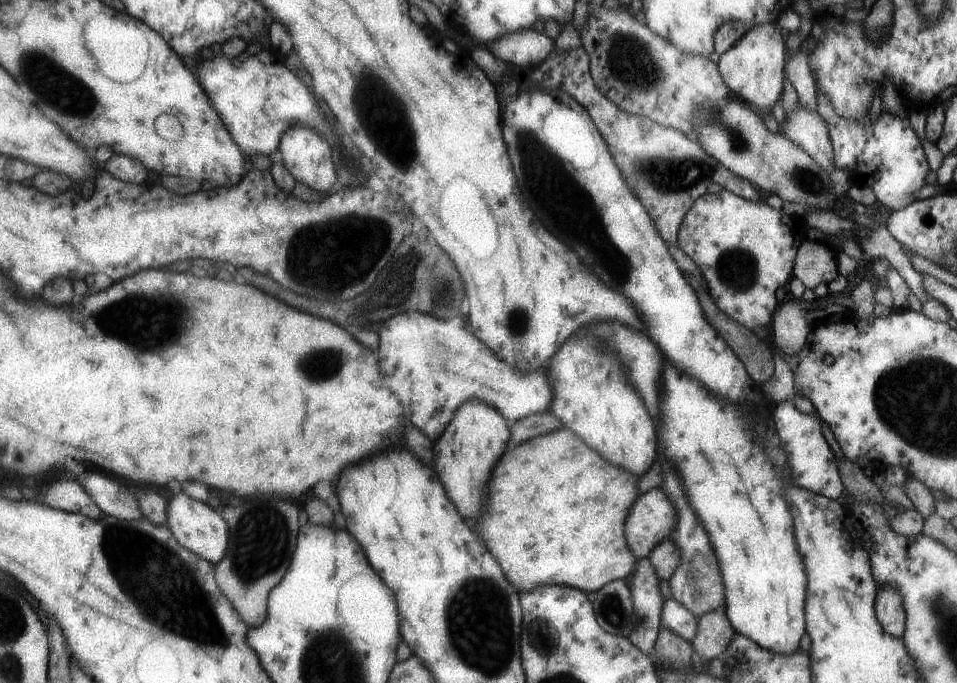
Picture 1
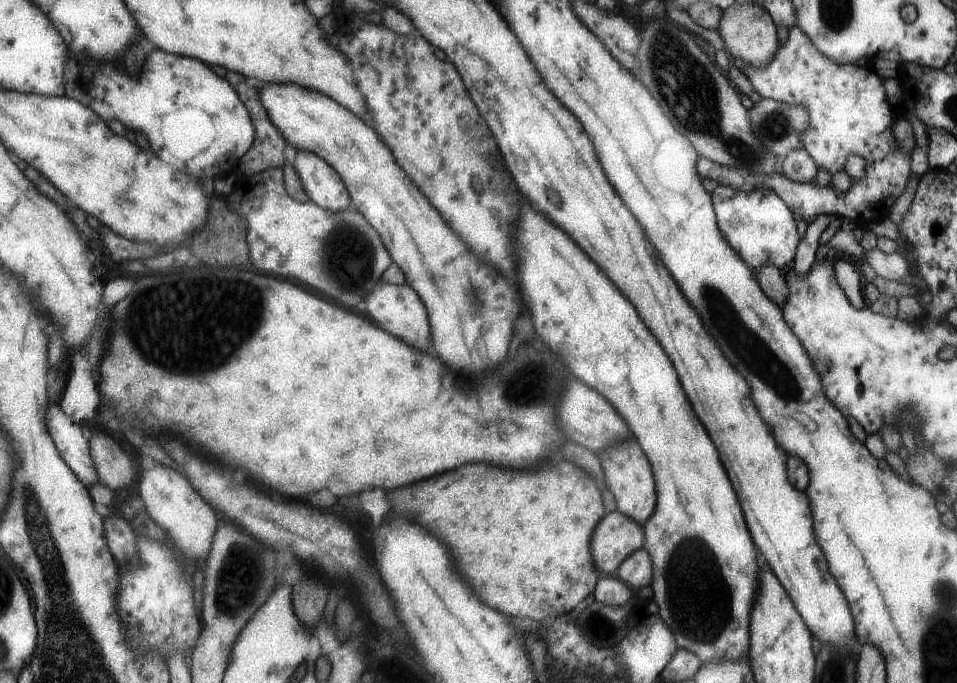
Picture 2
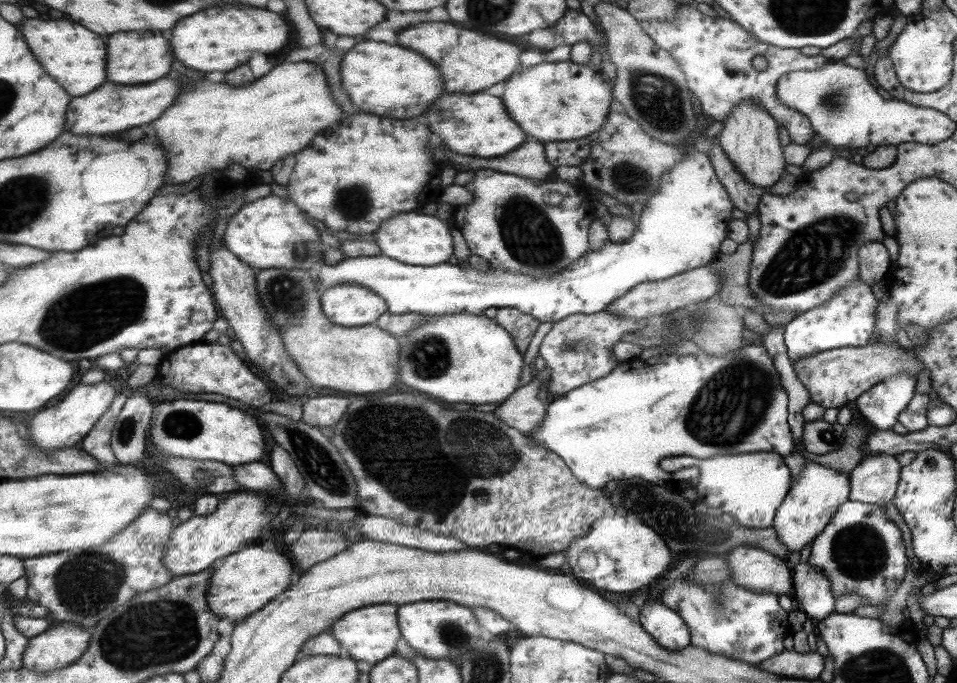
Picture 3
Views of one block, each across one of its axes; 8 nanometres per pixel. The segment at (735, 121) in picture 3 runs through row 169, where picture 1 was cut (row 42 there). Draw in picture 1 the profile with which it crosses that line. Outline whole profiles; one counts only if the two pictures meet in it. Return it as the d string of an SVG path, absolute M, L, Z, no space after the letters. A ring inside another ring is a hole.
M763 23L750 26L748 32L720 55L717 65L724 82L736 98L744 98L754 109L768 113L768 108L776 104L784 88L784 64L786 64L786 44L780 34L778 23Z

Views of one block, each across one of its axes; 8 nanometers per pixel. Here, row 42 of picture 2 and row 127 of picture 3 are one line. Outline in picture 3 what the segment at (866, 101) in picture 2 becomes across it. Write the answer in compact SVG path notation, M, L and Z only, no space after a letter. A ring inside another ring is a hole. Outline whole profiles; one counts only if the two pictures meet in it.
M682 5L675 19L669 22L644 20L640 24L657 45L675 57L680 68L687 74L689 89L700 98L704 114L724 122L741 102L751 102L771 113L775 121L788 130L792 143L809 146L814 140L816 132L809 118L784 106L783 101L779 100L778 82L783 75L792 71L822 70L828 64L825 56L804 56L799 49L766 44L736 21L707 16L692 5ZM756 56L766 58L766 70L754 69L752 59Z

